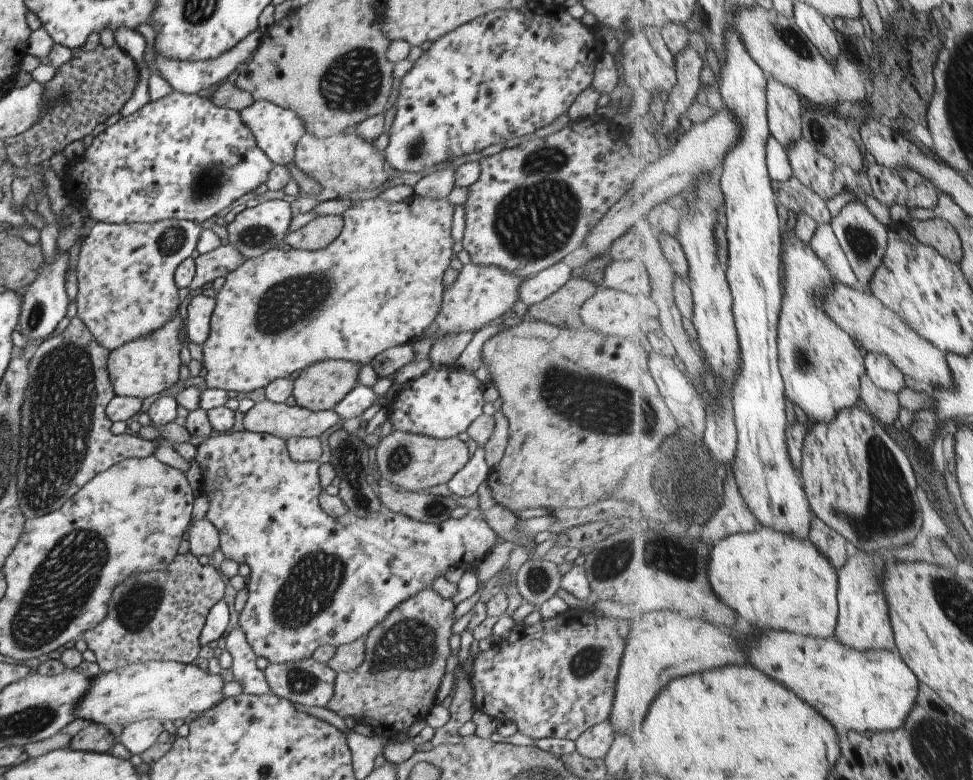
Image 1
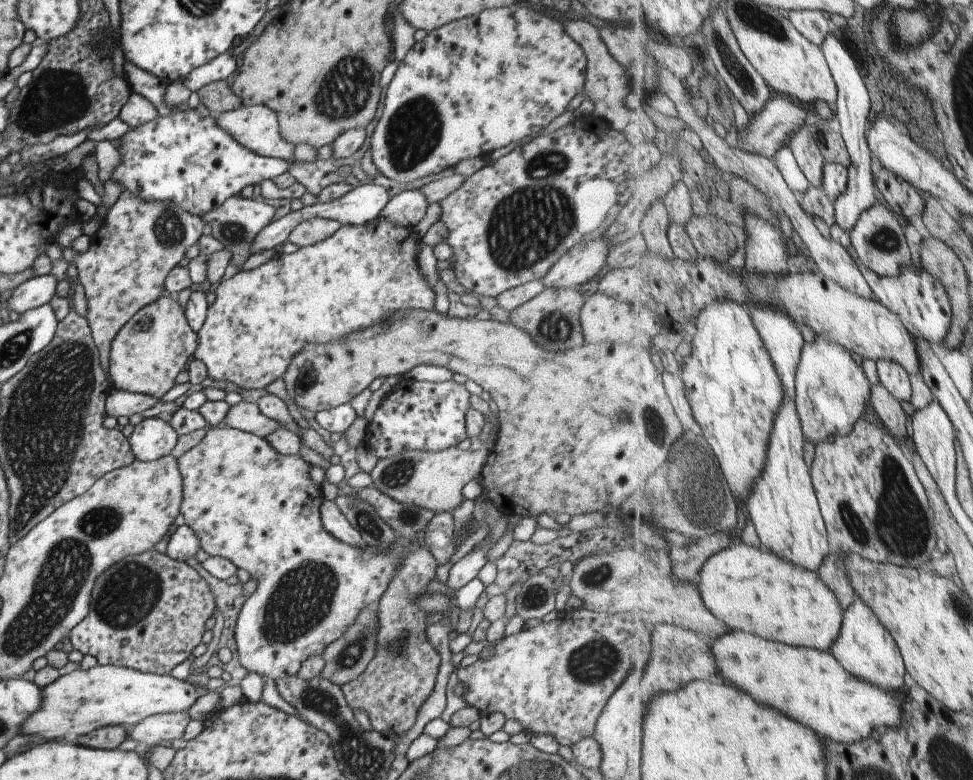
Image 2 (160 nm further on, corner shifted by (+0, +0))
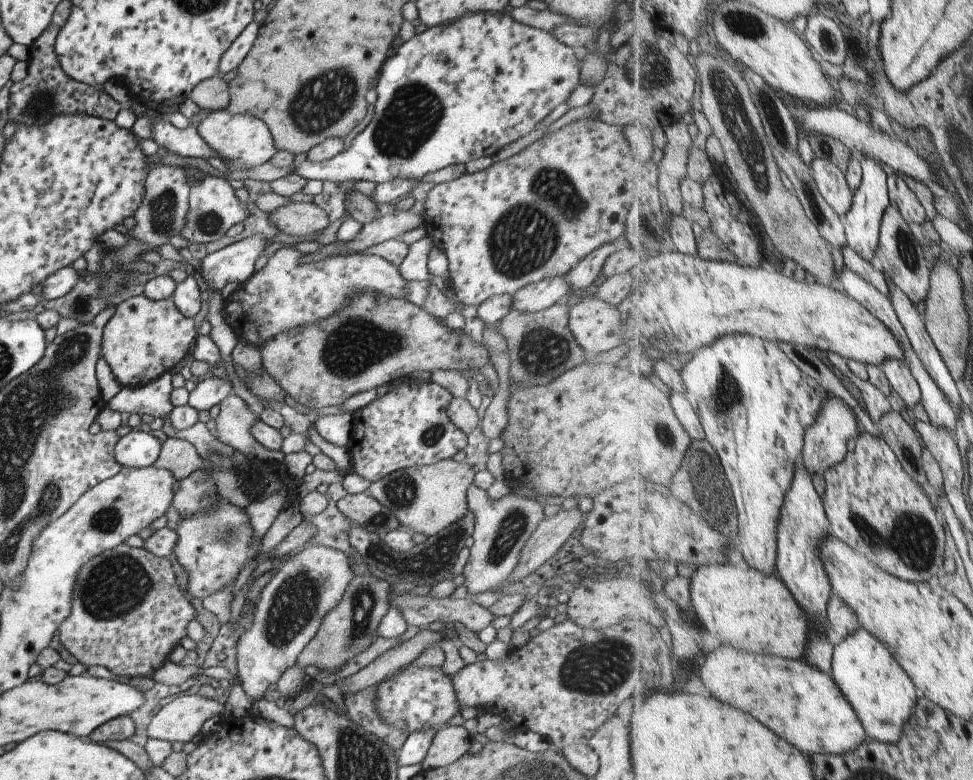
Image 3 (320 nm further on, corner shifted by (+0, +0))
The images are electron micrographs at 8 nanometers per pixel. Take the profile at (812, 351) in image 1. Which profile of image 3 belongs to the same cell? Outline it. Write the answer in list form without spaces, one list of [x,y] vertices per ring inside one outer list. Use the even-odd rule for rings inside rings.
[[[825,390],[826,403],[818,414],[817,422],[807,429],[805,435],[803,464],[811,474],[822,476],[834,466],[842,463],[849,453],[847,442],[857,438],[857,416],[853,409],[840,397]]]

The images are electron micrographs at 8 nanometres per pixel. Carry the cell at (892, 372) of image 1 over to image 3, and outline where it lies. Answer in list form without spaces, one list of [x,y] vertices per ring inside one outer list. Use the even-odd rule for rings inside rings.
[[[889,359],[884,362],[881,370],[893,390],[899,394],[908,409],[922,402],[922,390],[912,369],[905,360]]]

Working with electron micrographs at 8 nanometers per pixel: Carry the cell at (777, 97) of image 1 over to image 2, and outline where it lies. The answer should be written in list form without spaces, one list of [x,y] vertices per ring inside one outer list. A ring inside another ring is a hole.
[[[807,125],[802,127],[789,147],[795,153],[810,184],[823,190],[826,162],[819,150],[818,142],[812,137],[811,127]]]

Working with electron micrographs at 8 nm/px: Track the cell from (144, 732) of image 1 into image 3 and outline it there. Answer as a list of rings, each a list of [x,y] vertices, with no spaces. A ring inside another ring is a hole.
[[[196,694],[176,696],[152,716],[146,727],[146,736],[184,743],[199,733],[207,718],[222,713],[223,705],[217,699]]]

